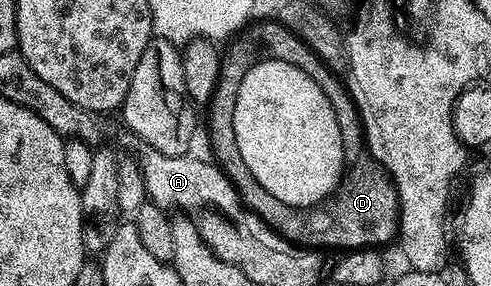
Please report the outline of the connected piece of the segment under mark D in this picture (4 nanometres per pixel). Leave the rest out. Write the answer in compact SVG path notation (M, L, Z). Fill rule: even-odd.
M271 18L271 20L262 20L259 24L253 24L243 28L229 41L228 47L230 49L222 56L222 69L218 75L218 85L214 91L214 97L210 99L208 105L210 113L206 116L206 132L210 135L210 148L214 151L213 163L217 164L222 173L232 182L232 186L242 199L243 208L259 216L270 229L276 234L280 234L285 240L289 240L291 244L315 250L327 250L326 248L353 250L356 248L374 248L382 246L378 244L386 244L389 240L393 241L398 234L398 191L395 190L394 182L390 179L386 167L367 149L366 131L362 128L362 115L358 113L358 107L355 106L354 99L350 97L349 87L343 81L341 84L338 81L341 79L336 73L295 32L285 28L277 19ZM262 60L300 62L304 74L308 74L308 78L312 78L312 82L316 82L320 86L320 90L324 90L324 98L328 98L328 102L332 102L332 110L336 114L336 126L340 126L342 159L344 161L342 179L338 181L330 195L325 196L323 200L316 202L310 208L297 208L274 200L272 194L268 194L268 190L264 190L264 186L260 186L260 182L256 182L256 178L252 178L252 170L248 170L244 158L240 158L240 146L236 146L236 122L234 121L236 102L234 95L238 93L240 82L244 82L244 74L248 70L252 70L252 66L256 66Z

